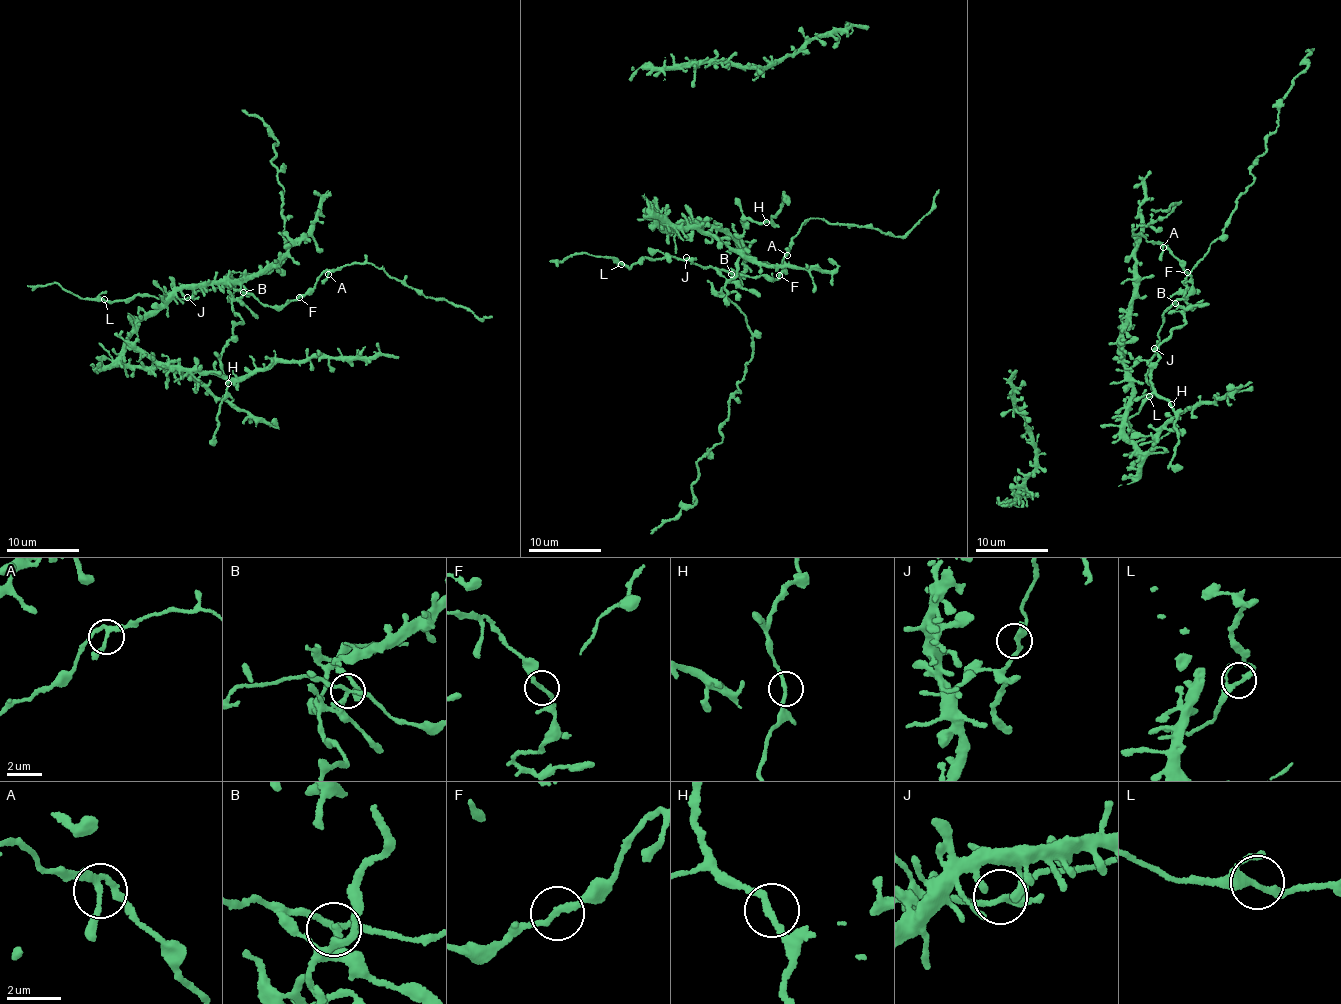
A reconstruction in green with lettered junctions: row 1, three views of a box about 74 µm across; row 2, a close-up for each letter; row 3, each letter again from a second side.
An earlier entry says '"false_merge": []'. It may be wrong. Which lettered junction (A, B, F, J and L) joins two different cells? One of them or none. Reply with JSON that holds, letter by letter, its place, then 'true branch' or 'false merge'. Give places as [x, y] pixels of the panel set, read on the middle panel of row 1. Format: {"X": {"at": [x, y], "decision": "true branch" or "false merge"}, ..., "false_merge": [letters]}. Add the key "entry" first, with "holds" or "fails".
{"entry": "fails", "A": {"at": [787, 255], "decision": "true branch"}, "B": {"at": [731, 274], "decision": "false merge"}, "F": {"at": [779, 275], "decision": "true branch"}, "J": {"at": [686, 257], "decision": "true branch"}, "L": {"at": [621, 264], "decision": "true branch"}, "false_merge": ["B"]}

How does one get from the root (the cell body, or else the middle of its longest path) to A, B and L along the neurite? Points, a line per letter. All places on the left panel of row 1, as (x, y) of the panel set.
A: (173, 297), (191, 298), (224, 286), (280, 309), (314, 286), (325, 269), (328, 274)
B: (173, 297), (191, 298), (202, 290), (224, 286), (244, 293)
L: (173, 297), (139, 294), (112, 301), (104, 299)

